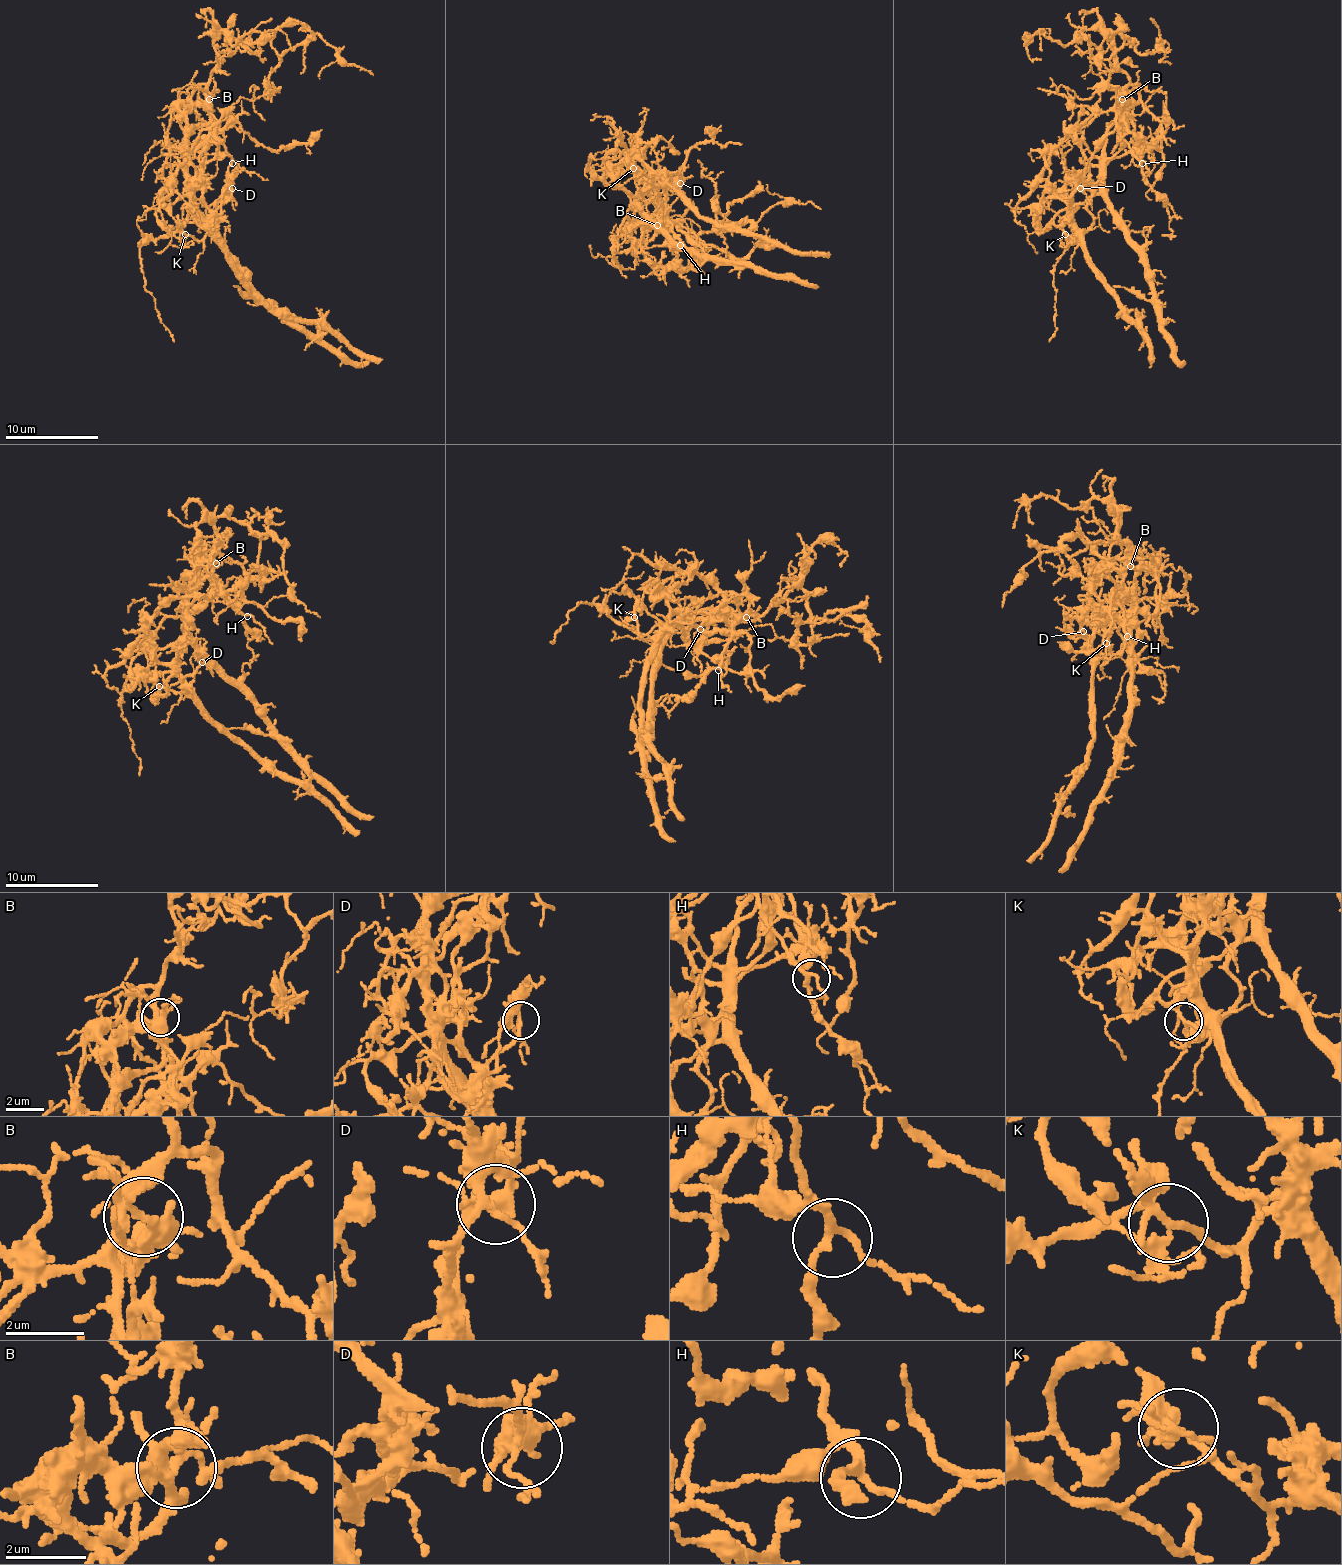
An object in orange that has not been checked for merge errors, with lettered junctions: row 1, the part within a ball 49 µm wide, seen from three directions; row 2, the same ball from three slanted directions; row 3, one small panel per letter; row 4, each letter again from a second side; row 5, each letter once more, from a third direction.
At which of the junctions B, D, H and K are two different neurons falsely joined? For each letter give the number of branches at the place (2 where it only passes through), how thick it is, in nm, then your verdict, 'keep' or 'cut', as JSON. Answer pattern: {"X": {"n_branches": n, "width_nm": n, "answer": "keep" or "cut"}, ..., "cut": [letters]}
{"B": {"n_branches": 6, "width_nm": 280, "answer": "cut"}, "D": {"n_branches": 3, "width_nm": 160, "answer": "keep"}, "H": {"n_branches": 3, "width_nm": 190, "answer": "keep"}, "K": {"n_branches": 4, "width_nm": 180, "answer": "cut"}, "cut": ["B", "K"]}

